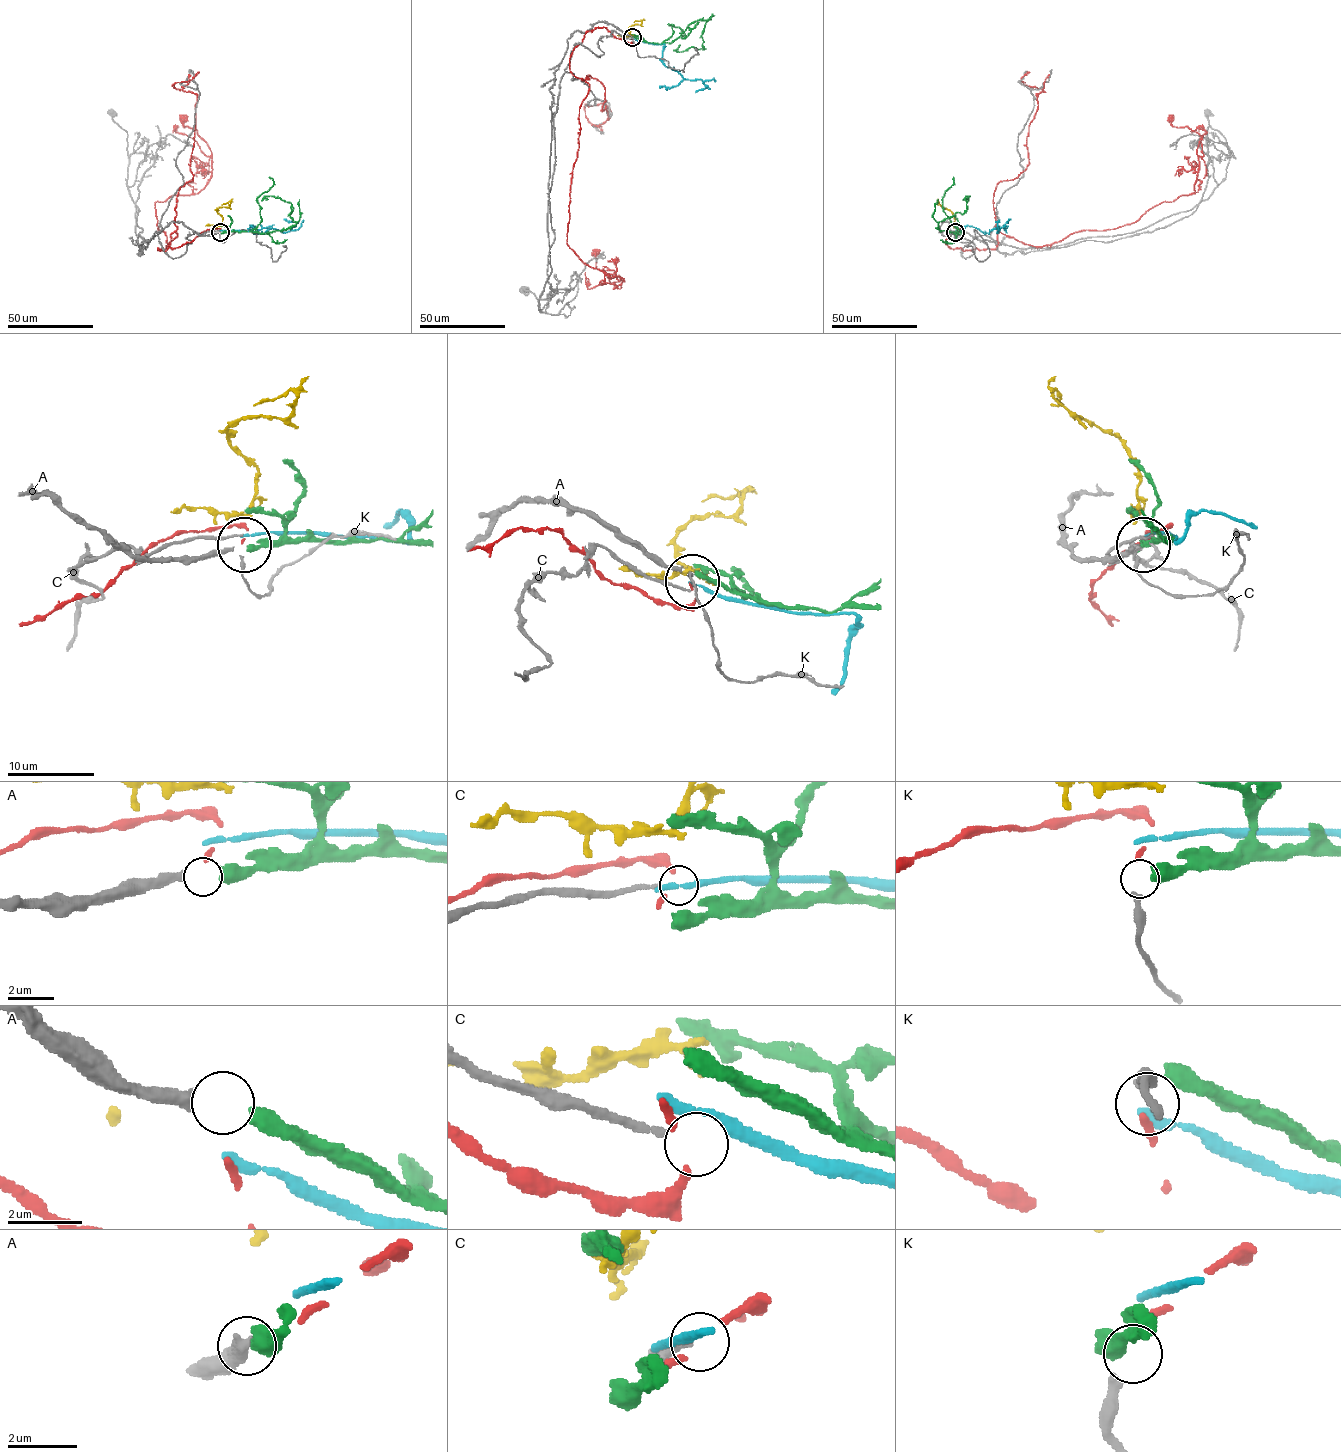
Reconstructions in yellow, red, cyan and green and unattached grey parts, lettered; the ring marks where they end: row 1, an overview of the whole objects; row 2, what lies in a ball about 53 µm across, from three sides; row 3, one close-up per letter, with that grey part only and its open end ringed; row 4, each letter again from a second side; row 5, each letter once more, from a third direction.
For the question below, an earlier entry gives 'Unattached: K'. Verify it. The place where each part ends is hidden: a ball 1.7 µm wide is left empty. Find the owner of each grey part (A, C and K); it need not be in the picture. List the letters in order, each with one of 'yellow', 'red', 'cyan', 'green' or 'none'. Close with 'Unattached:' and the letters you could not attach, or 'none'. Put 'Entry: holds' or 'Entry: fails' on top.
Entry: fails
A: green
C: none
K: red
Unattached: C

